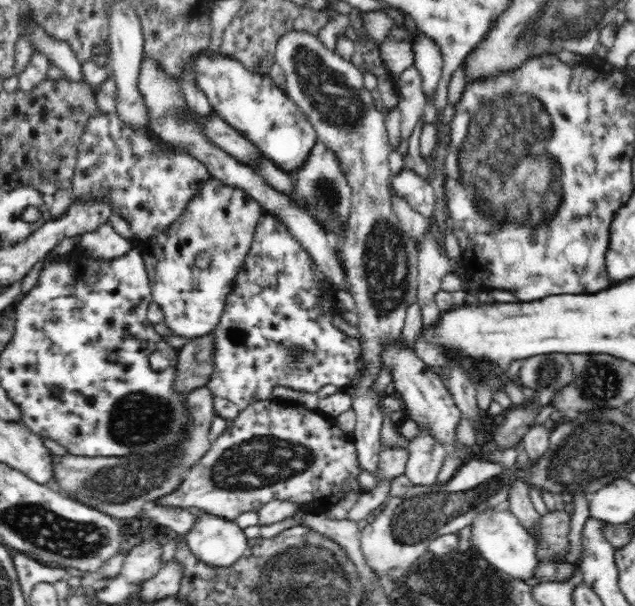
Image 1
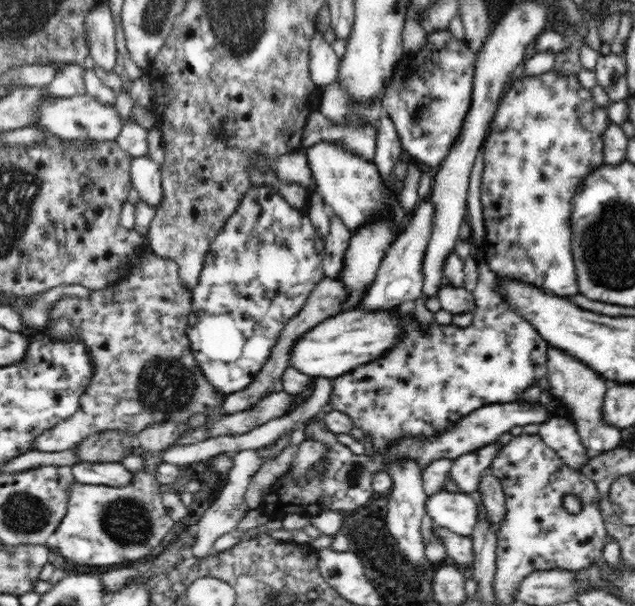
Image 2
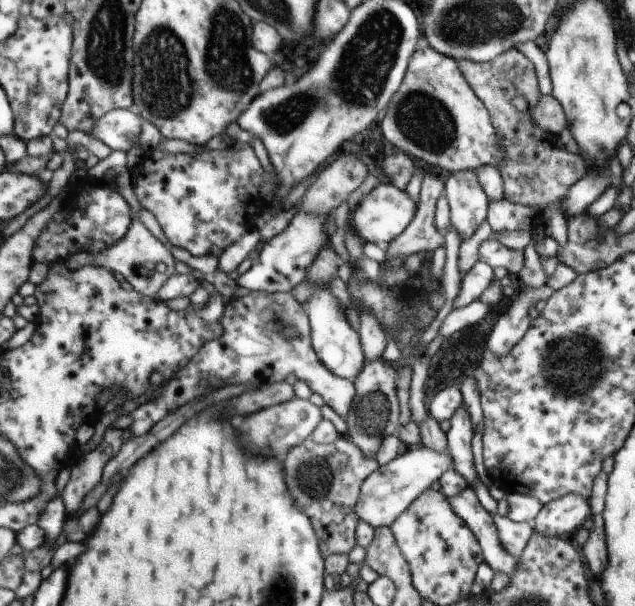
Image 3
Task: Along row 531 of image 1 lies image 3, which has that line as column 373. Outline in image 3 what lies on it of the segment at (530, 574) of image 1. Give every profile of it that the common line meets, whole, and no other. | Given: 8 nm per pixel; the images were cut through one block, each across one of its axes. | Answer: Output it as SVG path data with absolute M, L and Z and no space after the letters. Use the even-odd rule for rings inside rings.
M423 445L409 449L406 454L400 454L389 464L380 465L379 470L363 483L357 507L359 519L369 523L374 529L391 527L397 517L403 514L422 492L429 490L432 483L451 469L453 459L448 451L437 452Z

